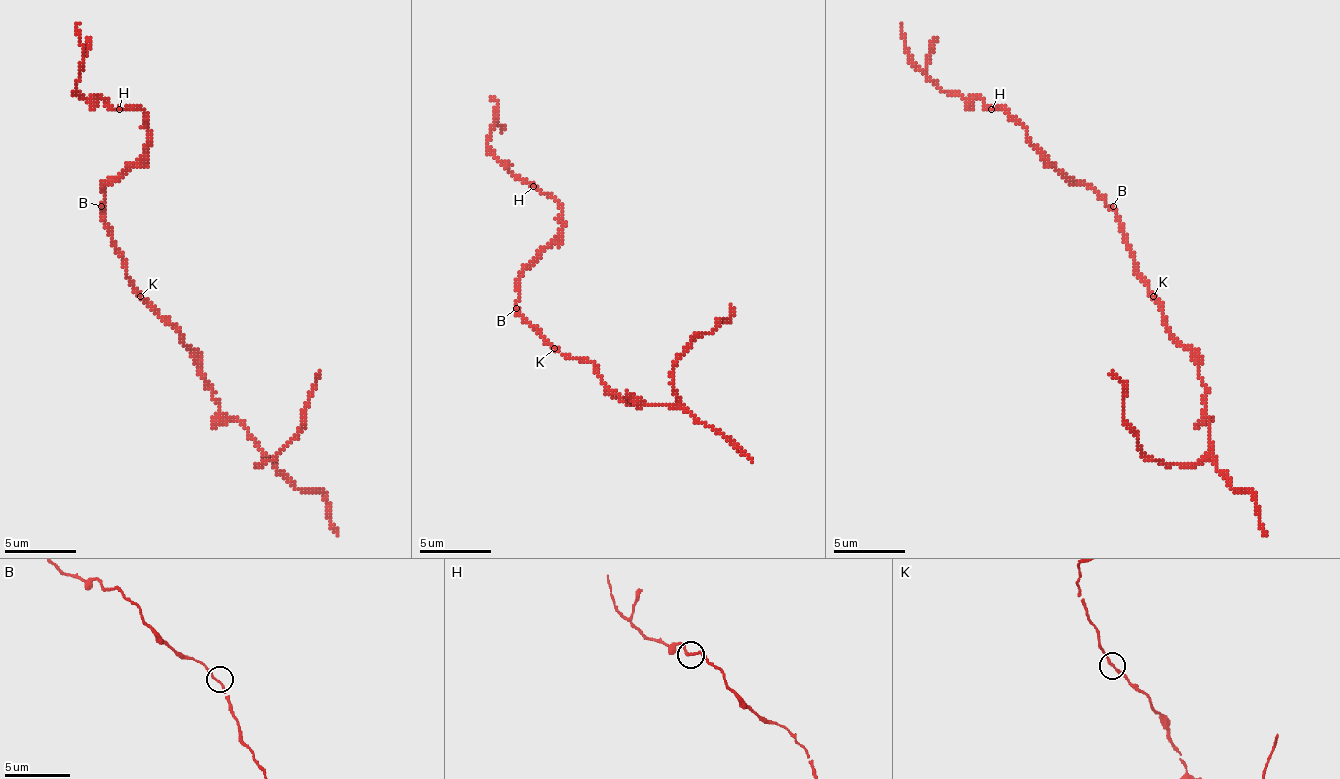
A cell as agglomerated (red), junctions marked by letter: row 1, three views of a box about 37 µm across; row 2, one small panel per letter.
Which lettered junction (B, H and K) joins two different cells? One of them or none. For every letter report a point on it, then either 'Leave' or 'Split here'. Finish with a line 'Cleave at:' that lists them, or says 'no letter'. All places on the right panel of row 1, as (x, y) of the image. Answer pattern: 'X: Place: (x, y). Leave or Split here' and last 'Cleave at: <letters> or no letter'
B: Place: (1113, 206). Leave
H: Place: (991, 109). Leave
K: Place: (1153, 296). Leave
Cleave at: no letter

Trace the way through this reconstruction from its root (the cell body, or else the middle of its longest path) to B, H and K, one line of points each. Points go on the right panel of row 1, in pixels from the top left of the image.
B: (1138, 278), (1134, 253), (1123, 238), (1123, 227), (1116, 220), (1116, 210), (1113, 206)
H: (1138, 278), (1134, 253), (1123, 238), (1116, 213), (1091, 188), (1073, 185), (1005, 109), (991, 109)
K: (1138, 278), (1152, 296)

